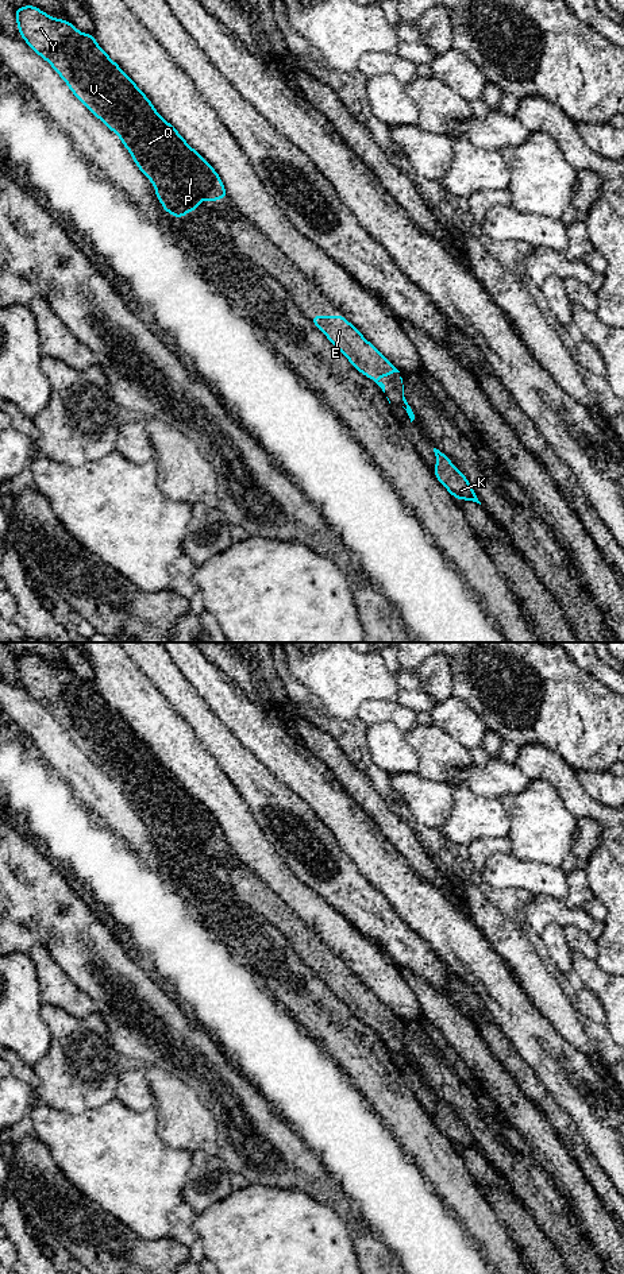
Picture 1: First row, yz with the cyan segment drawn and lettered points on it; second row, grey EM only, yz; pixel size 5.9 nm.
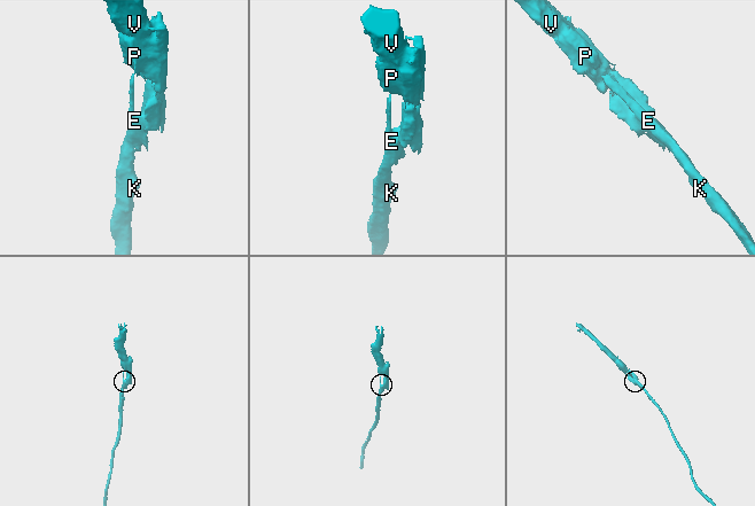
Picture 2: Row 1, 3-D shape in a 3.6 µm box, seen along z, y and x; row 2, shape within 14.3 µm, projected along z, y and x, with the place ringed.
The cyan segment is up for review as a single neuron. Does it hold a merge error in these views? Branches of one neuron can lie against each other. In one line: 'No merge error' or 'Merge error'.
No merge error

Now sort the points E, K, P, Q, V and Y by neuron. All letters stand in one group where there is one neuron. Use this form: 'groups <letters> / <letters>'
groups E K P Q V Y

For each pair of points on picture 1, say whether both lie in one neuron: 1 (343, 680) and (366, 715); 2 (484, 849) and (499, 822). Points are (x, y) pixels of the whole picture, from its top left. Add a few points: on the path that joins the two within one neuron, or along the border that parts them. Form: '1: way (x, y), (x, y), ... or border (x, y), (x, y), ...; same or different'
1: border (391, 699), (366, 699), (359, 706), (357, 717); different
2: border (507, 836), (480, 837), (466, 845); different

